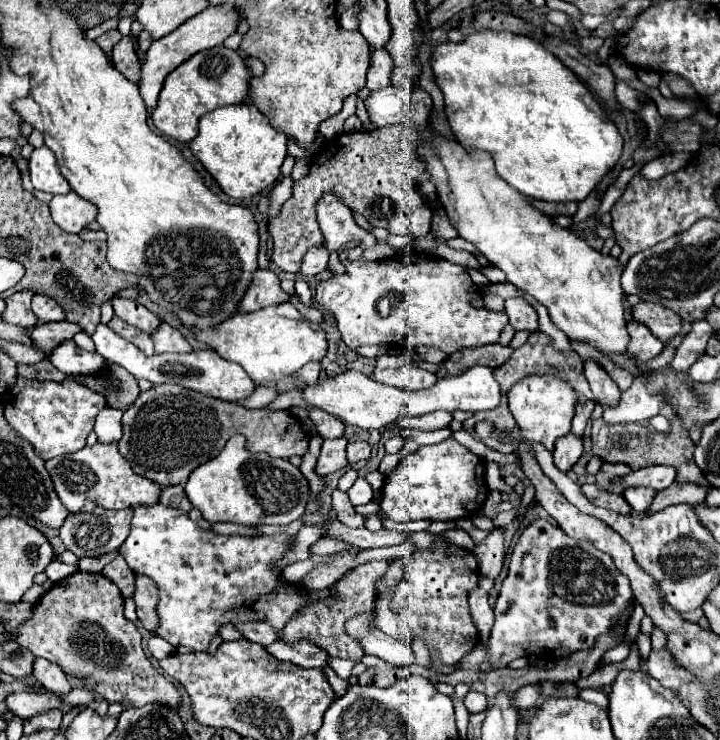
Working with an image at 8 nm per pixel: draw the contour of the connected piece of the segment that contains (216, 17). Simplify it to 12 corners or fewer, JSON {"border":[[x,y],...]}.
{"border":[[209,5],[155,39],[139,89],[155,109],[165,77],[195,53],[221,45],[241,15]]}

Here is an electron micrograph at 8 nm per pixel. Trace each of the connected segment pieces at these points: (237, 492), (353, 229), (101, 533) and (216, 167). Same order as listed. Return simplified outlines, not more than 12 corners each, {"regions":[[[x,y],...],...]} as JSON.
{"regions":[[[235,435],[185,493],[209,523],[285,525],[309,483]],[[323,193],[315,209],[329,251],[377,243],[355,223],[339,195]],[[129,509],[79,513],[61,541],[79,559],[117,551]],[[251,103],[219,107],[189,143],[221,191],[271,187],[287,137]]]}

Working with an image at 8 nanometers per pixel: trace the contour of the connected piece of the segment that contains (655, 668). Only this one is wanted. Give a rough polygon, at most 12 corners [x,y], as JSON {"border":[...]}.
{"border":[[665,647],[641,659],[639,669],[677,691],[695,679]]}

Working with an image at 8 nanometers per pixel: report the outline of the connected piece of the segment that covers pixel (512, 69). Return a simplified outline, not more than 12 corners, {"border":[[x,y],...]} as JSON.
{"border":[[537,41],[433,51],[465,147],[541,201],[583,201],[623,137]]}

